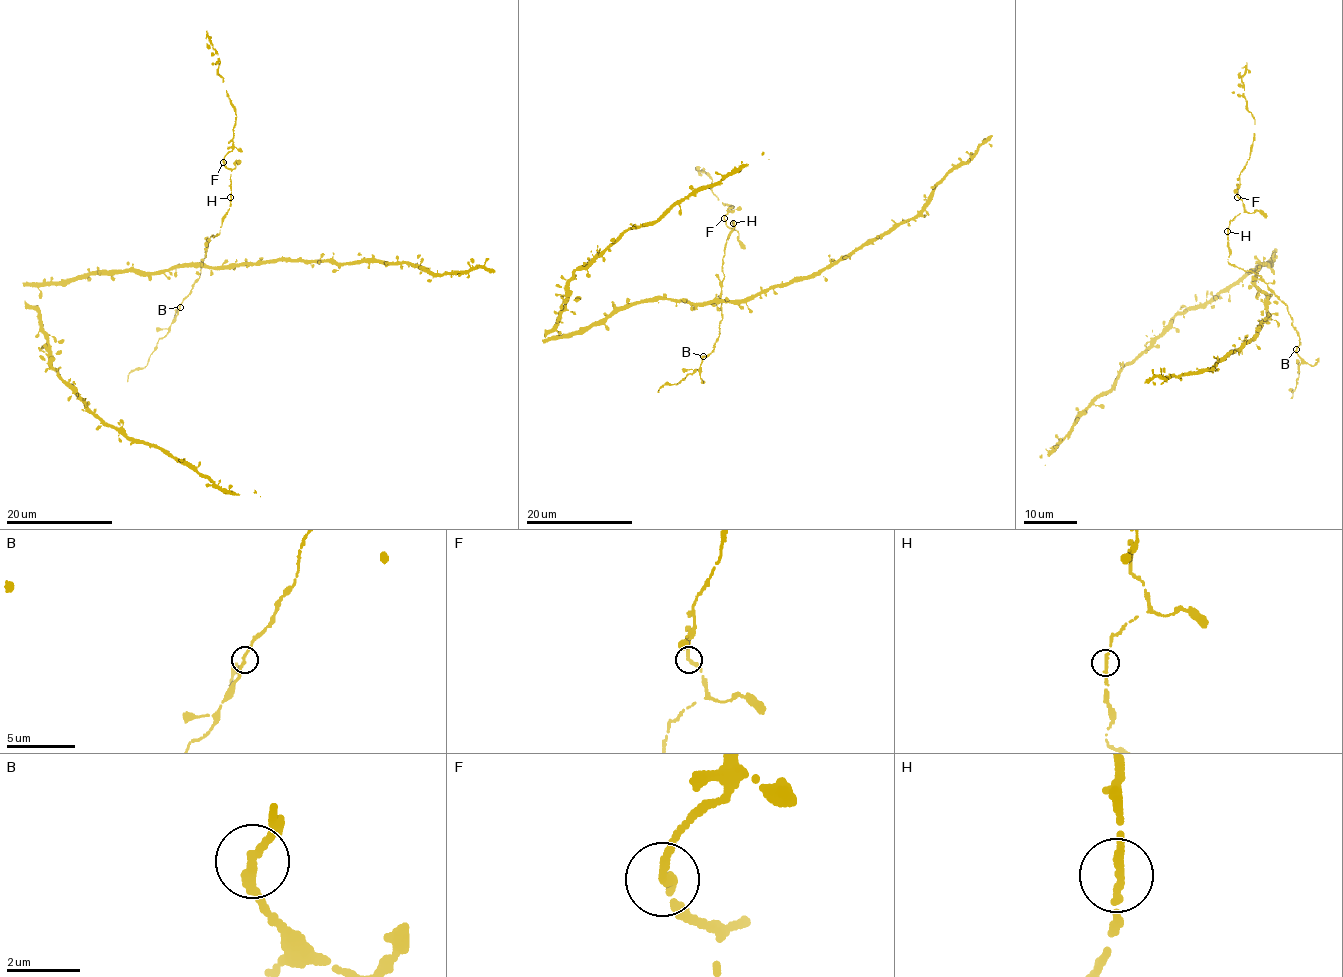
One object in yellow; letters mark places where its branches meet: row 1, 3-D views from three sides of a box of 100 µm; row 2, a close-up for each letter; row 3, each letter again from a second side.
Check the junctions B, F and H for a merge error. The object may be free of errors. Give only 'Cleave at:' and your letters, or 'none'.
Cleave at: none

